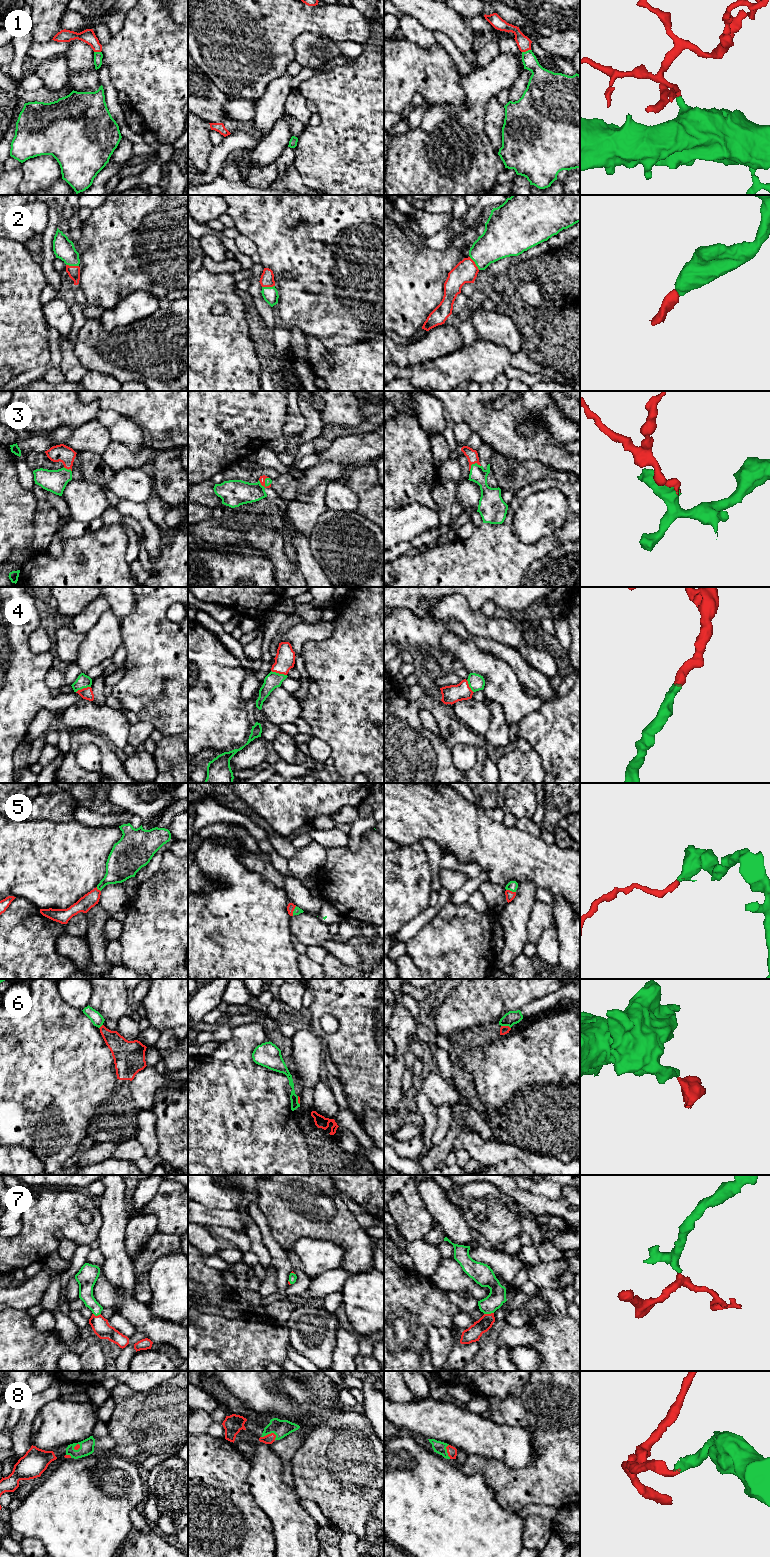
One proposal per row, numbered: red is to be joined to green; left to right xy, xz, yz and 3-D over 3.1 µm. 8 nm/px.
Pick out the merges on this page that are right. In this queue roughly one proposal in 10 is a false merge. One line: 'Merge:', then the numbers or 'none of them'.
Merge: 1, 2, 3, 4, 5, 7, 8

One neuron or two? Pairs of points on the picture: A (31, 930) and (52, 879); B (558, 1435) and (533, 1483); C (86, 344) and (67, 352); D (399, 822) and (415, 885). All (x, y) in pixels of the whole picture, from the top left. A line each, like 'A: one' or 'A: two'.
A: two
B: one
C: two
D: two

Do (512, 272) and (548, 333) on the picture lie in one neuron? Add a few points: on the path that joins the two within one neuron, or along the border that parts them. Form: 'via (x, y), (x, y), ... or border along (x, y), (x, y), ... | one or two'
via (510, 289), (512, 304), (531, 323) | one

